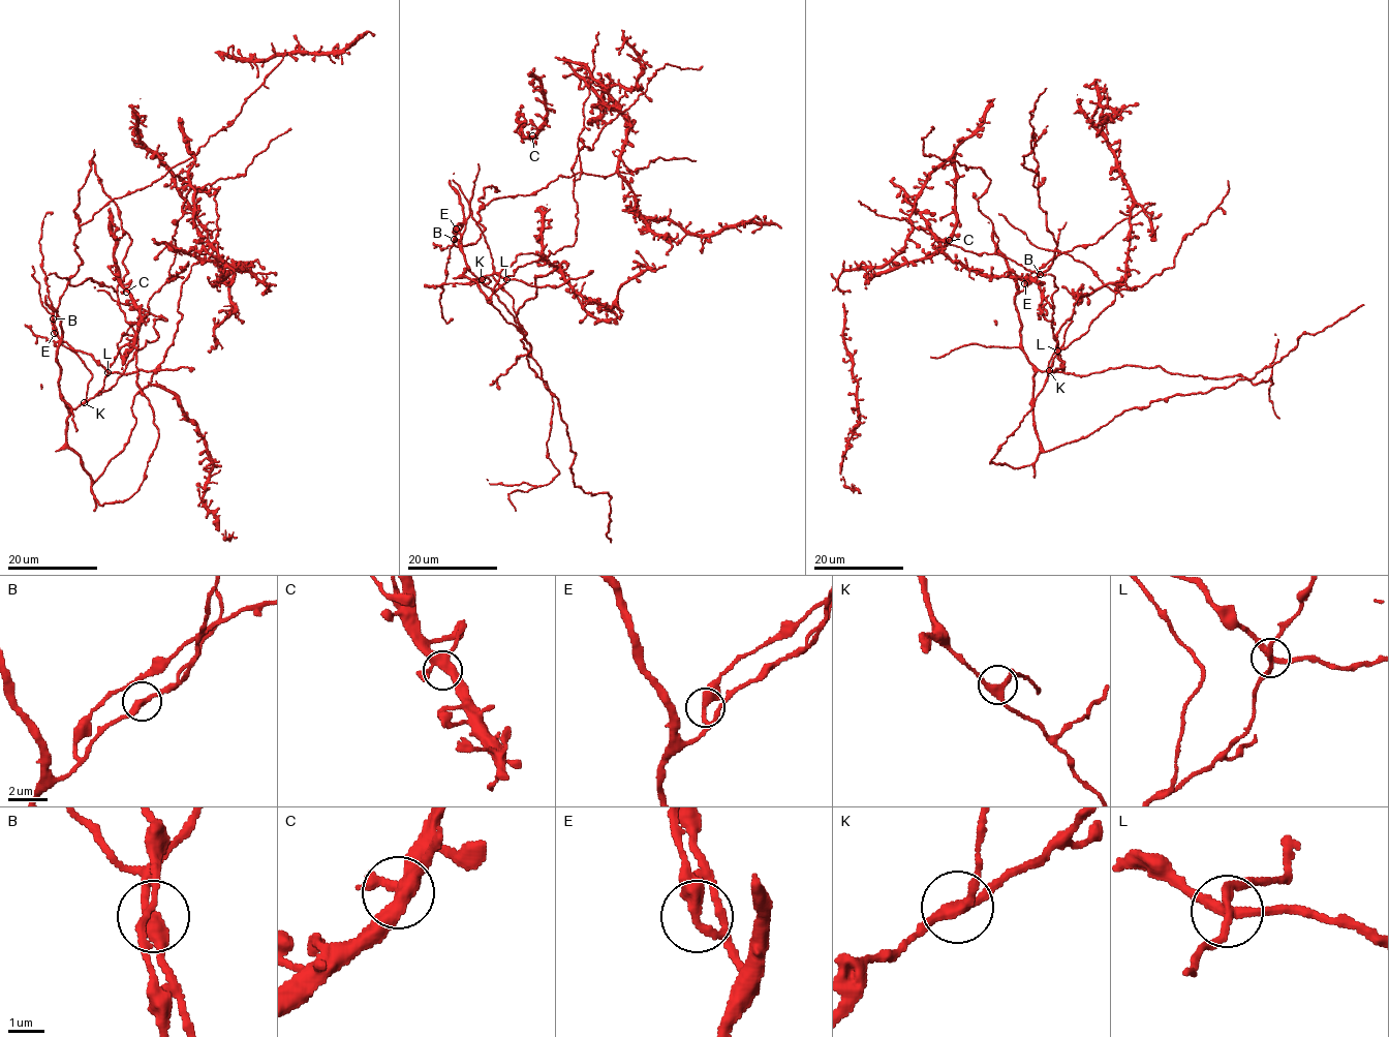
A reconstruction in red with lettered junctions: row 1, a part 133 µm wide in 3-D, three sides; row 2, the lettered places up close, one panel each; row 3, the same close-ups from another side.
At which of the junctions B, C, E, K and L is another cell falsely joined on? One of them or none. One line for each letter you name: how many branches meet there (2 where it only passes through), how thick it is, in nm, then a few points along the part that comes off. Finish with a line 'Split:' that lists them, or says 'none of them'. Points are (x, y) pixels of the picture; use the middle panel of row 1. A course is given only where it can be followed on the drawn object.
L: branches 4; calibre 280 nm; course (505, 279), (493, 273), (464, 284), (424, 287)
Split: L

